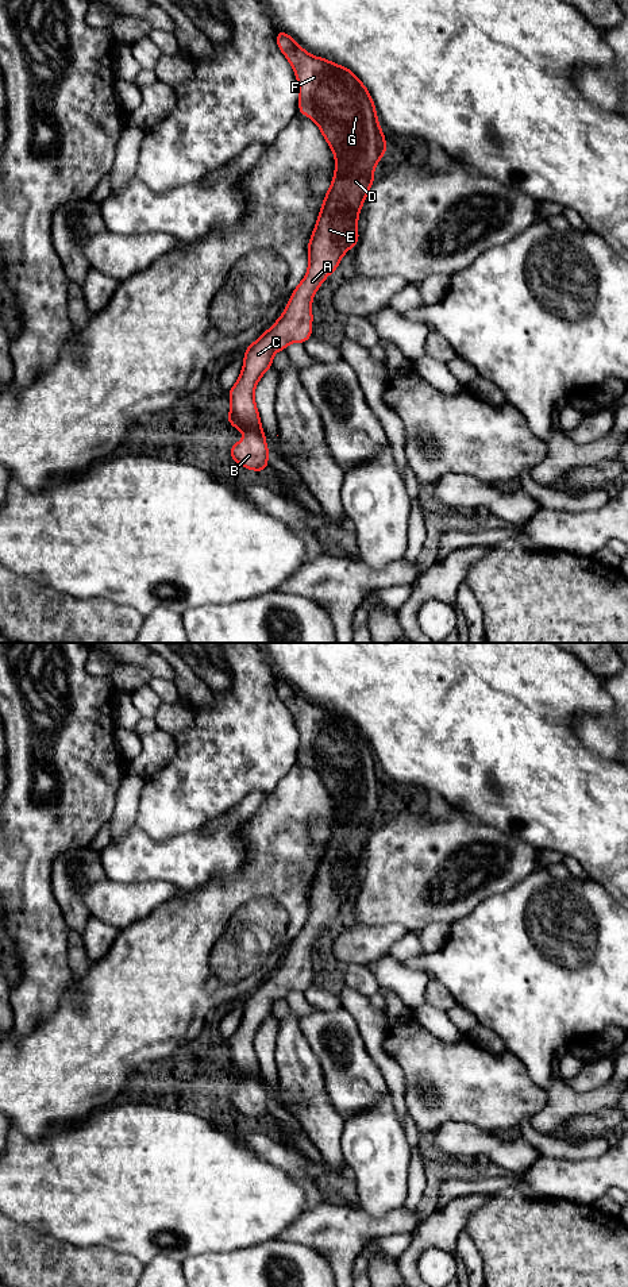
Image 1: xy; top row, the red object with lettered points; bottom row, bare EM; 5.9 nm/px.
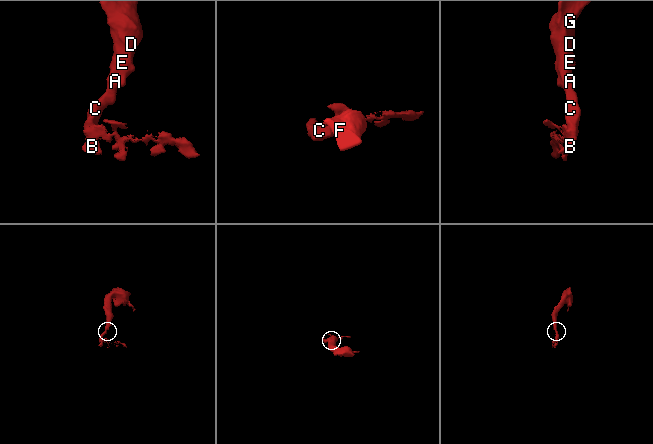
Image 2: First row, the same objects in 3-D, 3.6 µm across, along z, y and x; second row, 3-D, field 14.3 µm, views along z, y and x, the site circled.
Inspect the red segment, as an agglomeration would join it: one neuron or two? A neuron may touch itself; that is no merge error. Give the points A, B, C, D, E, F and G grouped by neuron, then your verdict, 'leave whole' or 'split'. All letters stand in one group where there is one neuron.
groups A B C D E F G; leave whole

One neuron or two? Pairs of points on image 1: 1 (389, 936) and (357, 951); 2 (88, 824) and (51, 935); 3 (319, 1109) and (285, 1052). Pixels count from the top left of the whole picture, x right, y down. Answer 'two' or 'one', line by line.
1: one
2: one
3: one

